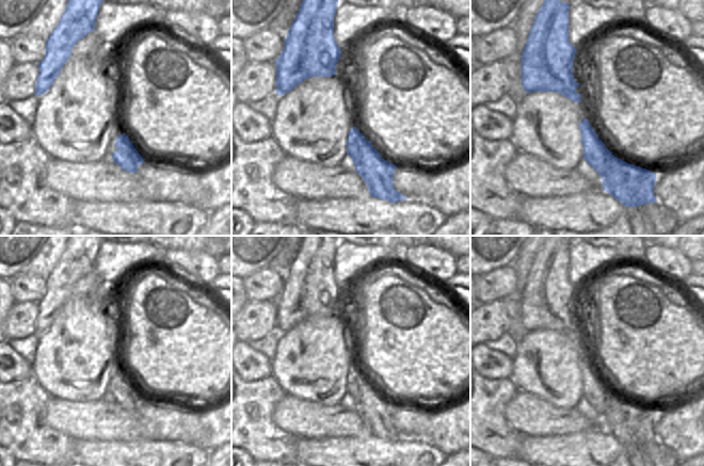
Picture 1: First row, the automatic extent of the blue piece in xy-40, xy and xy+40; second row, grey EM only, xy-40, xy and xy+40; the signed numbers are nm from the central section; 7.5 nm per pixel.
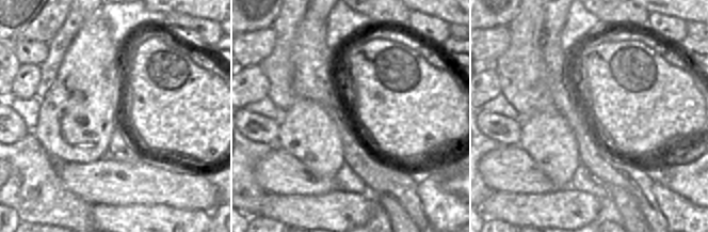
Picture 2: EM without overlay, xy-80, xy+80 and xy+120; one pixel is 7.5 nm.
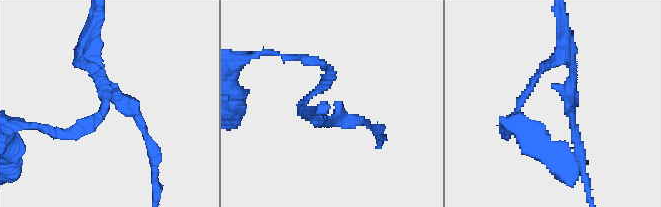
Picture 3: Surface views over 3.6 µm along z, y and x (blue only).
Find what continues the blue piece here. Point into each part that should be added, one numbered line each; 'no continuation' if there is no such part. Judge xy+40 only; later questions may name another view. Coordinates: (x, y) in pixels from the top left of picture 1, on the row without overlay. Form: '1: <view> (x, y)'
no continuation

